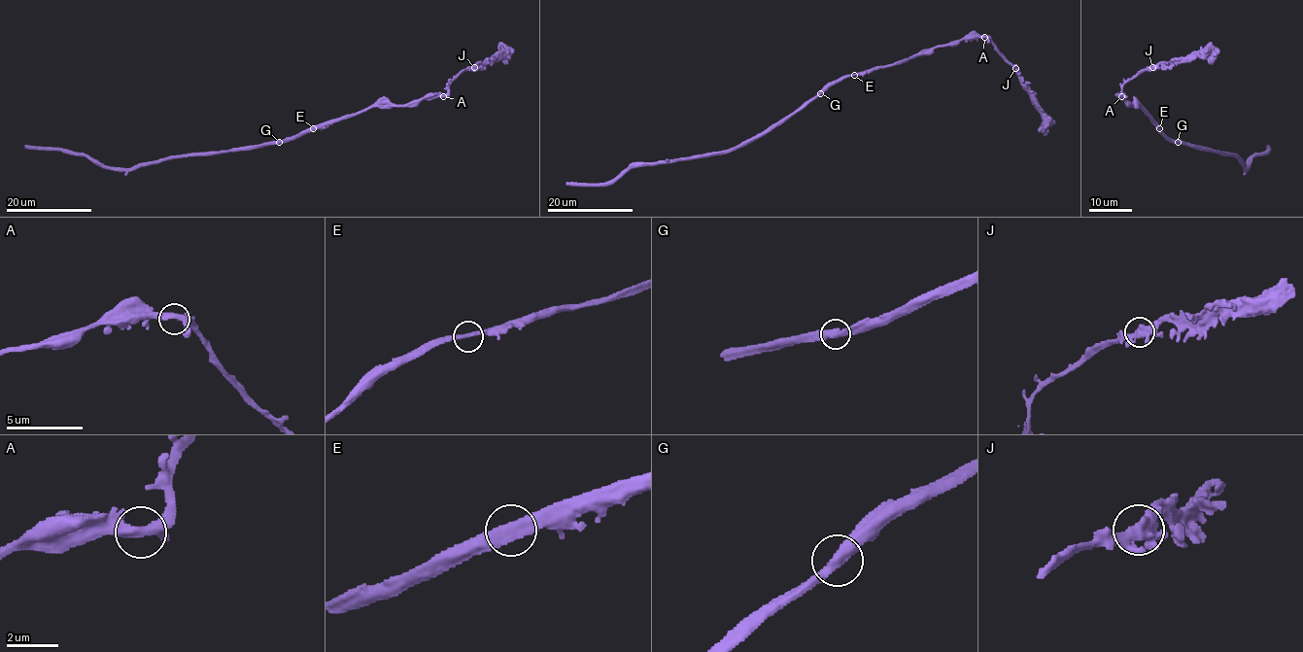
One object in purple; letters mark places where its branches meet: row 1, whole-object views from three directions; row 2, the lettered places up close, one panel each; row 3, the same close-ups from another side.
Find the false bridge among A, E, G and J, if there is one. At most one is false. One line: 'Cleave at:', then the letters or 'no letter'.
Cleave at: no letter

